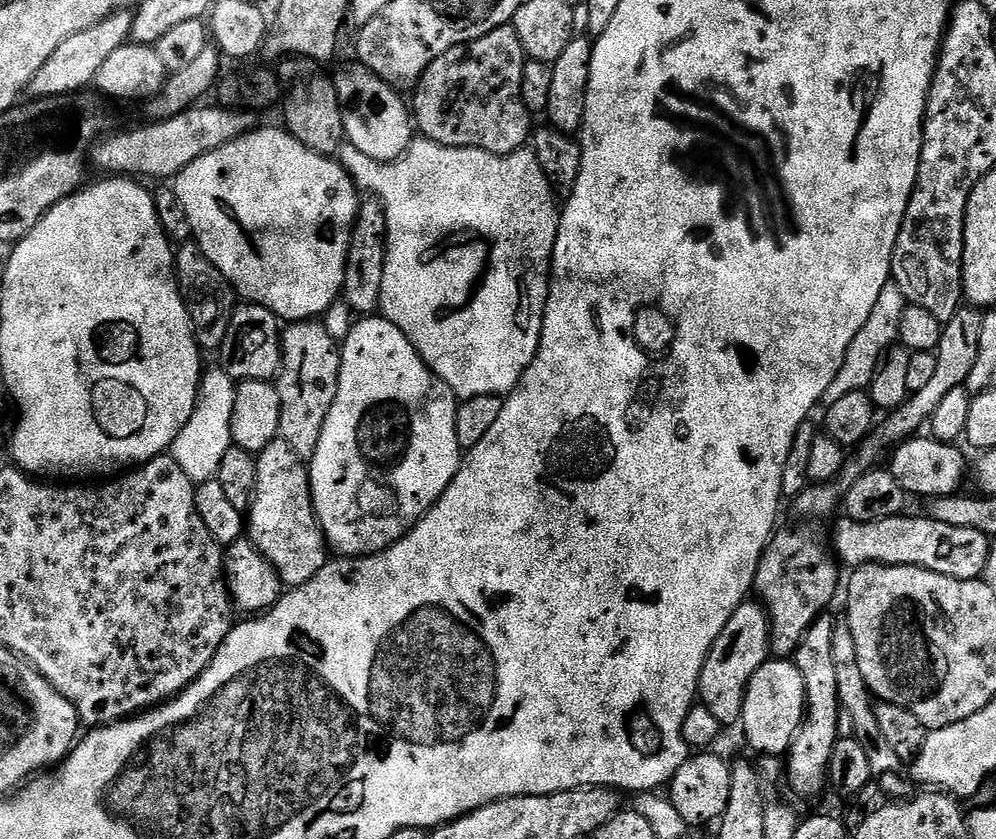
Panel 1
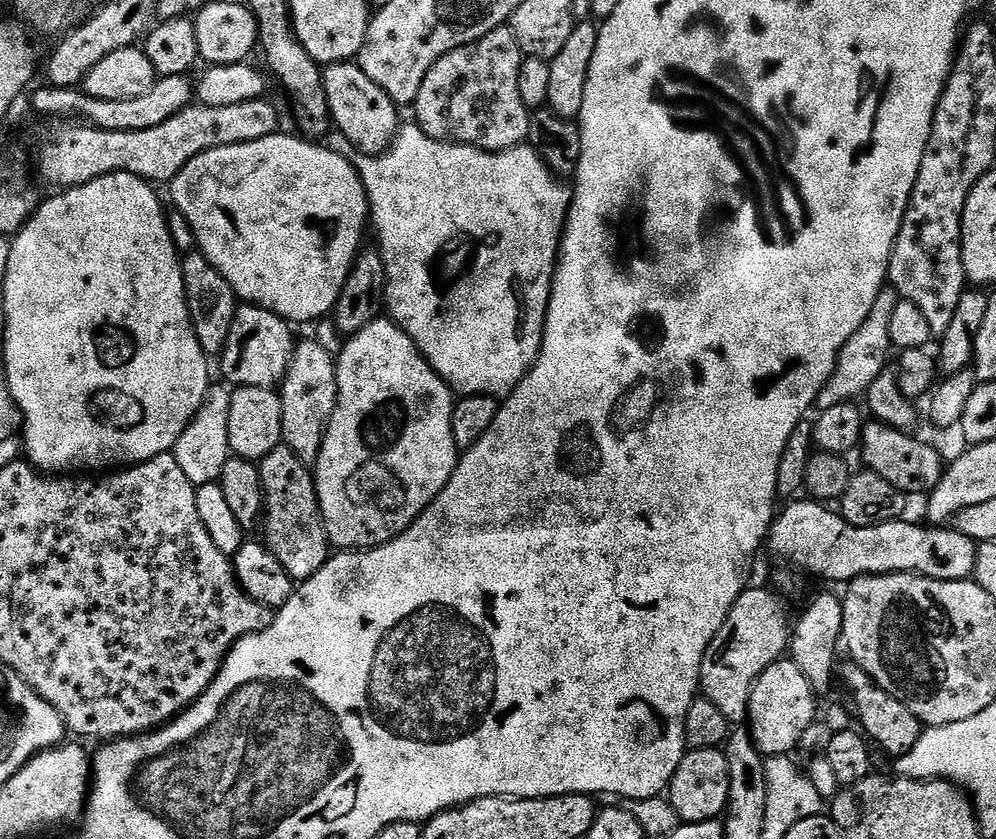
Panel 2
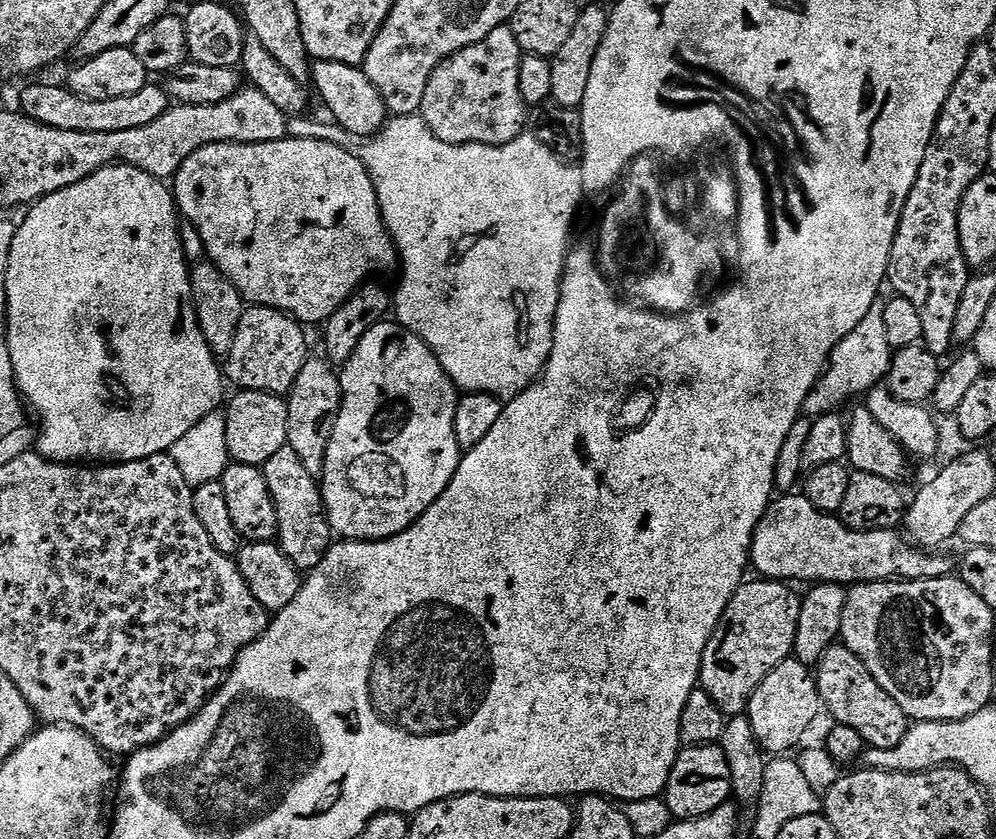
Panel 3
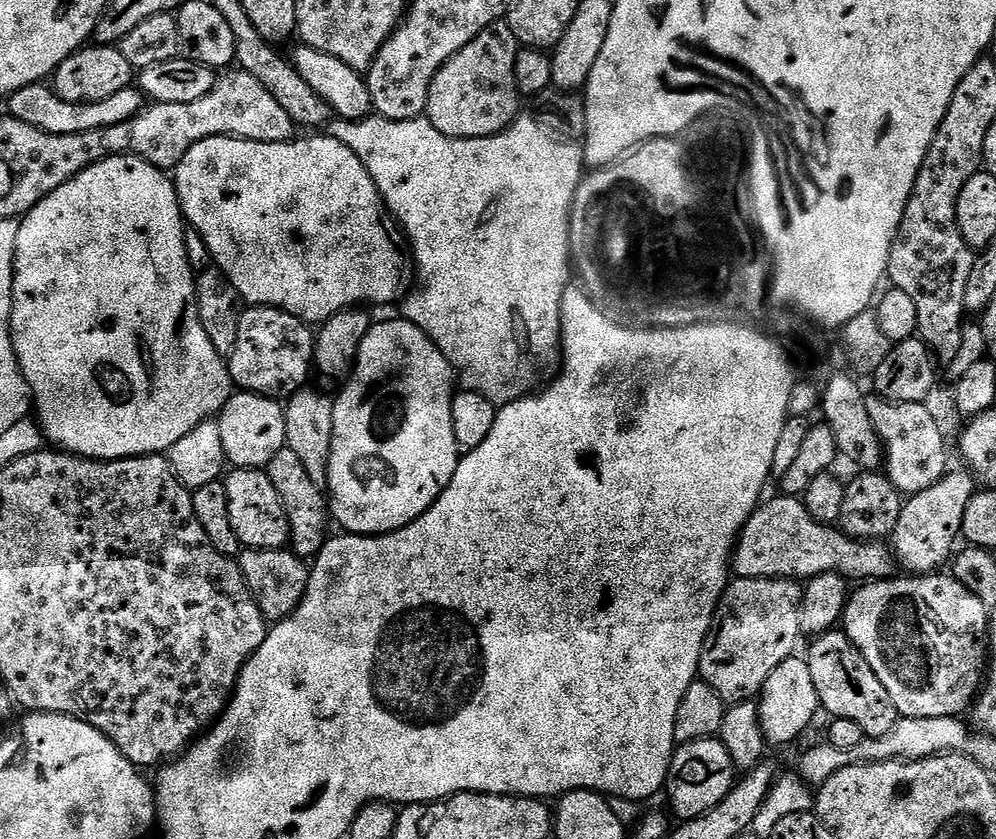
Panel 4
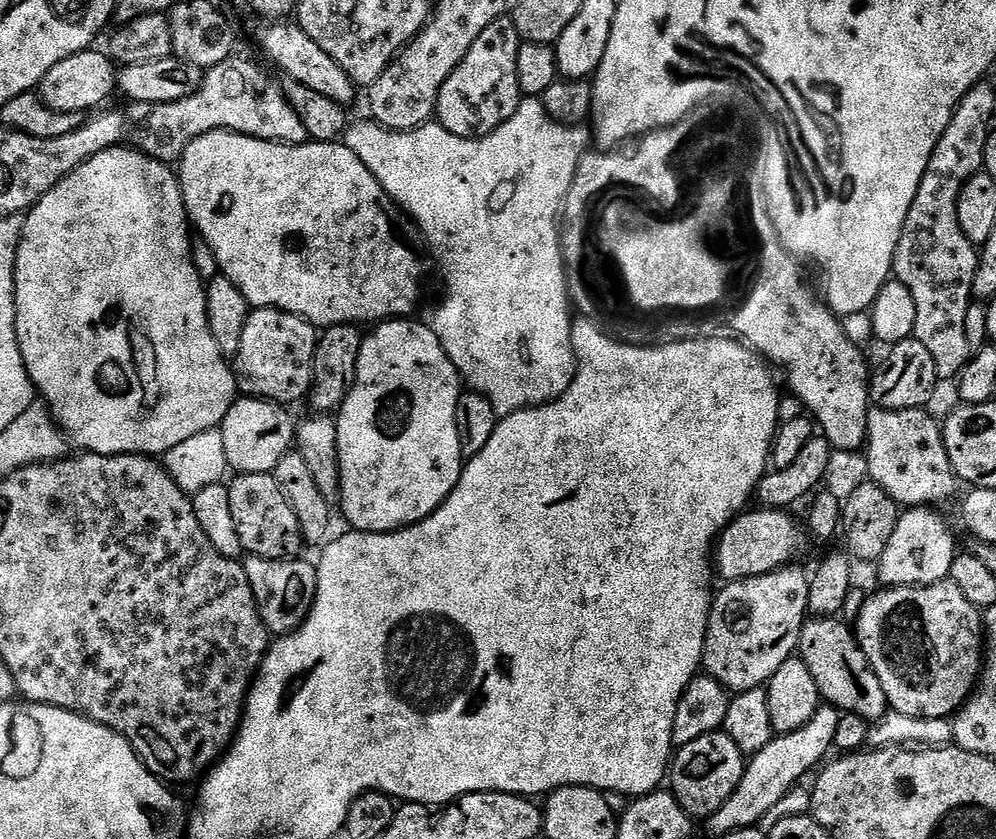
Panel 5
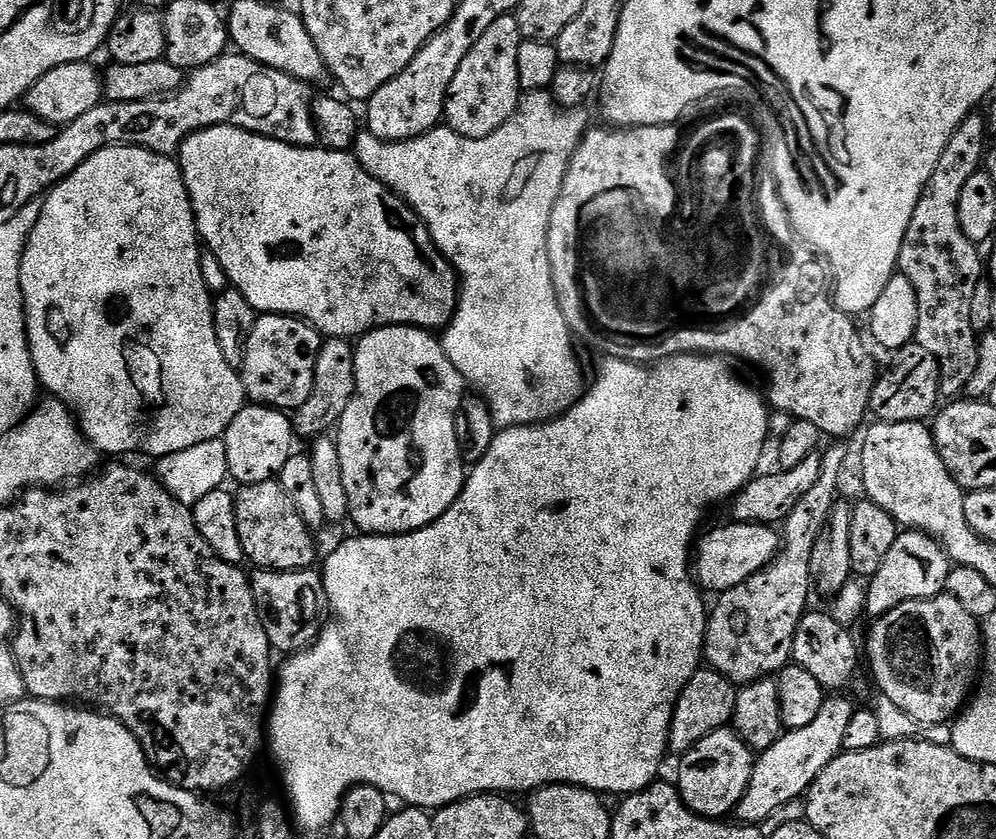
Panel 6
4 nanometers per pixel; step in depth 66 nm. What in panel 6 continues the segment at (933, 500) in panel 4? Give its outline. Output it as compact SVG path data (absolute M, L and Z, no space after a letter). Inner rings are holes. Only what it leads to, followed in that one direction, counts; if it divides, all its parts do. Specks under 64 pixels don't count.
M917 530L901 531L894 546L890 546L882 566L878 566L878 574L867 581L867 615L878 617L903 600L921 600L941 595L948 586L949 567L948 554L937 540Z

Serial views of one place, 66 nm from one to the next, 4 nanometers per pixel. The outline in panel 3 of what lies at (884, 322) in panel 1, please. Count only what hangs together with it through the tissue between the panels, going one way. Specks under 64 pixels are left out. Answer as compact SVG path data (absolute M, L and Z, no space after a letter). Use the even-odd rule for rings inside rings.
M876 299L870 306L870 311L862 322L855 326L846 339L843 339L831 352L829 365L825 373L817 381L815 388L807 395L803 413L810 418L824 416L826 413L837 411L838 404L848 400L851 396L865 395L869 389L877 387L888 374L892 364L892 349L886 335L883 323L886 302Z

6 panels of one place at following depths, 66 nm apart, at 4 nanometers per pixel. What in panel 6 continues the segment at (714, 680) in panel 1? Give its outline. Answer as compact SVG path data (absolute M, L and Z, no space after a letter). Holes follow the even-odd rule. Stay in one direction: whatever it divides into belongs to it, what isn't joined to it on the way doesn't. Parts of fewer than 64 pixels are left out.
M836 442L829 452L823 453L822 474L818 482L814 482L808 493L794 506L788 519L782 524L782 543L780 551L774 559L758 574L746 578L738 586L719 593L716 605L711 605L708 617L708 629L704 639L704 660L707 667L721 672L726 679L737 686L752 684L755 680L775 677L783 668L788 667L792 660L794 634L798 630L798 622L803 618L808 604L808 591L814 588L814 575L811 572L810 556L816 545L816 538L825 529L832 508L835 506L840 488L840 475L844 472L844 463L848 460L848 452L843 443Z

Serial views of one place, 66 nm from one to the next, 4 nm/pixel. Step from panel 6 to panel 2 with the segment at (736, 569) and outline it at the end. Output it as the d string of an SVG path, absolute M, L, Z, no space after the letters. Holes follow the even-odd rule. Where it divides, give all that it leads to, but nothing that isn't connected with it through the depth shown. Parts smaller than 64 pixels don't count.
M796 498L785 504L788 505L779 509L768 529L766 548L801 573L843 582L891 572L915 572L935 580L967 580L974 570L977 541L966 538L955 527L923 528L920 524L911 524L908 518L901 518L859 528L850 526L839 511L827 512L823 503L811 498Z

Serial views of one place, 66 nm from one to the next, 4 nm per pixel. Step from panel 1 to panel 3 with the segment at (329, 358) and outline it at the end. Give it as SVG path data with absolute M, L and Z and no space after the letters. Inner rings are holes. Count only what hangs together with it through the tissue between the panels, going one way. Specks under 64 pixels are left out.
M310 358L302 366L302 374L288 391L288 443L298 453L311 476L323 477L326 466L326 446L330 446L332 425L329 423L340 409L340 377L327 359Z

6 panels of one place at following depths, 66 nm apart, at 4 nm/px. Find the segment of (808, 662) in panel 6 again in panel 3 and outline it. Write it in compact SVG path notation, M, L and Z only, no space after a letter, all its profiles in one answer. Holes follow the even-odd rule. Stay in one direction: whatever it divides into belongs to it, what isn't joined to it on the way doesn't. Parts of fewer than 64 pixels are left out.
M837 642L831 644L822 654L819 664L815 665L814 675L816 685L820 691L820 703L825 713L829 712L833 716L833 721L842 726L850 726L850 730L858 730L862 734L865 745L878 750L894 750L902 738L906 738L910 727L910 718L878 686L878 682L866 670L866 666L849 648L845 648L843 643Z

